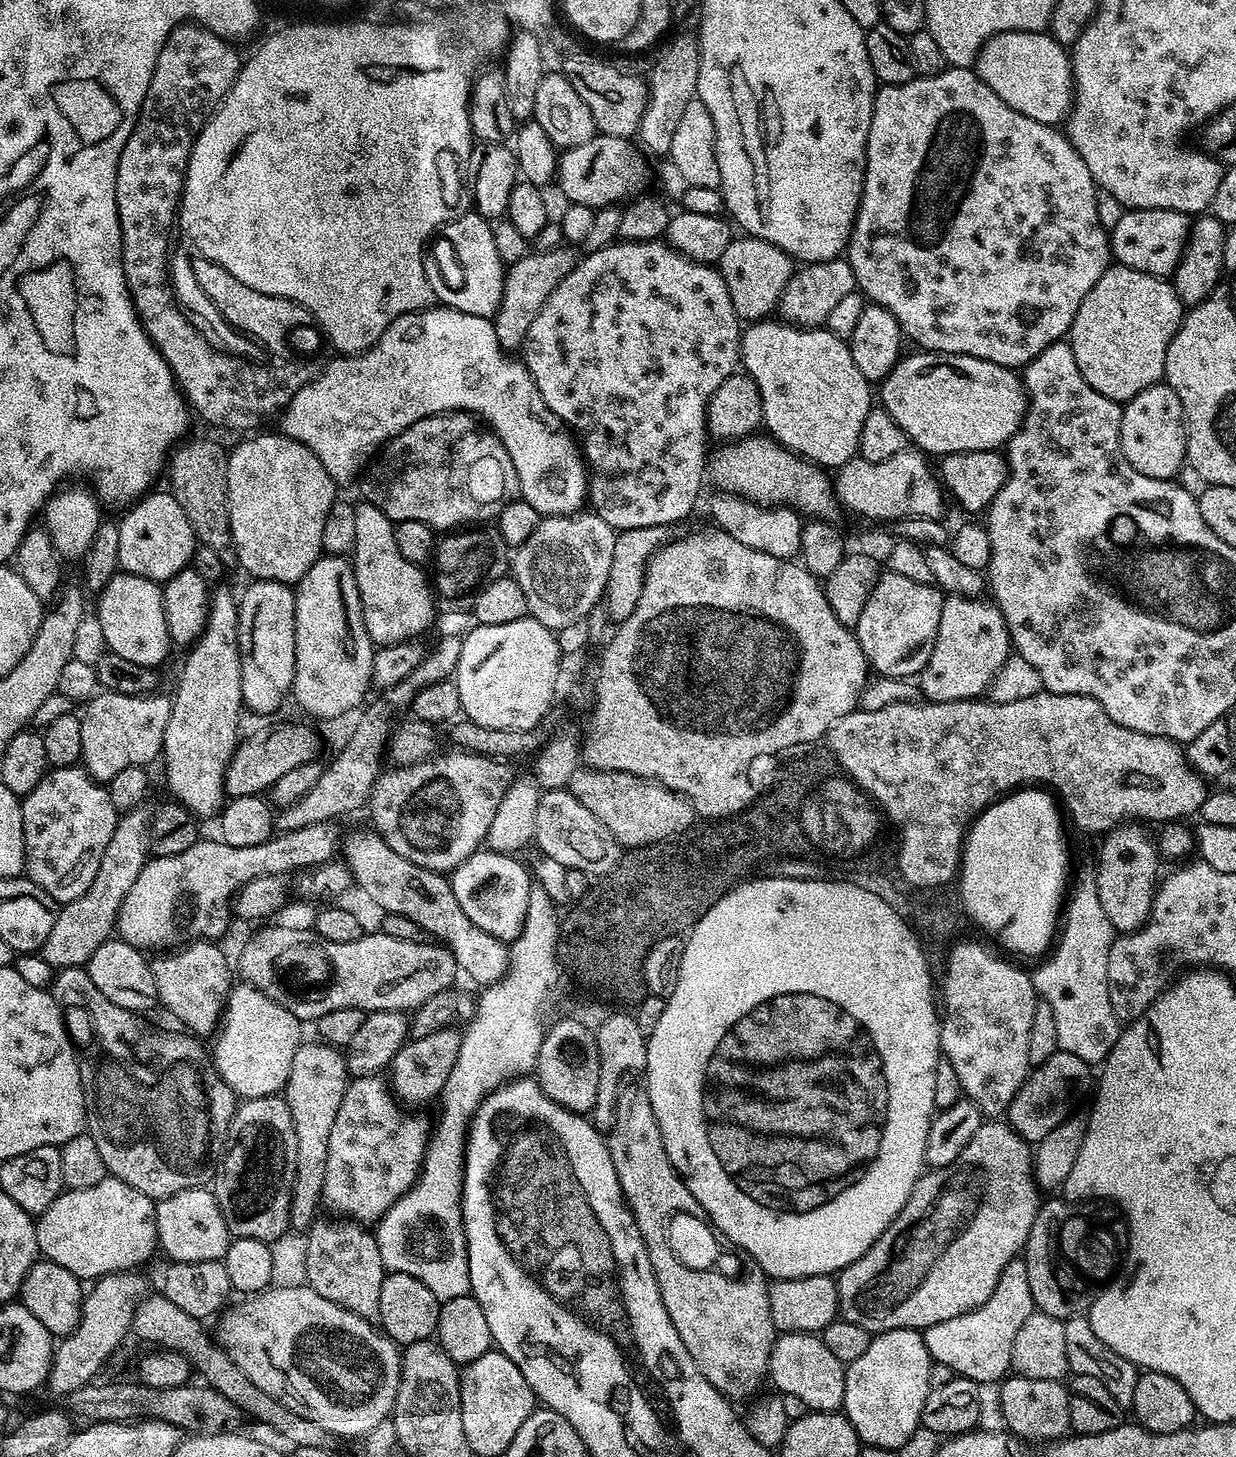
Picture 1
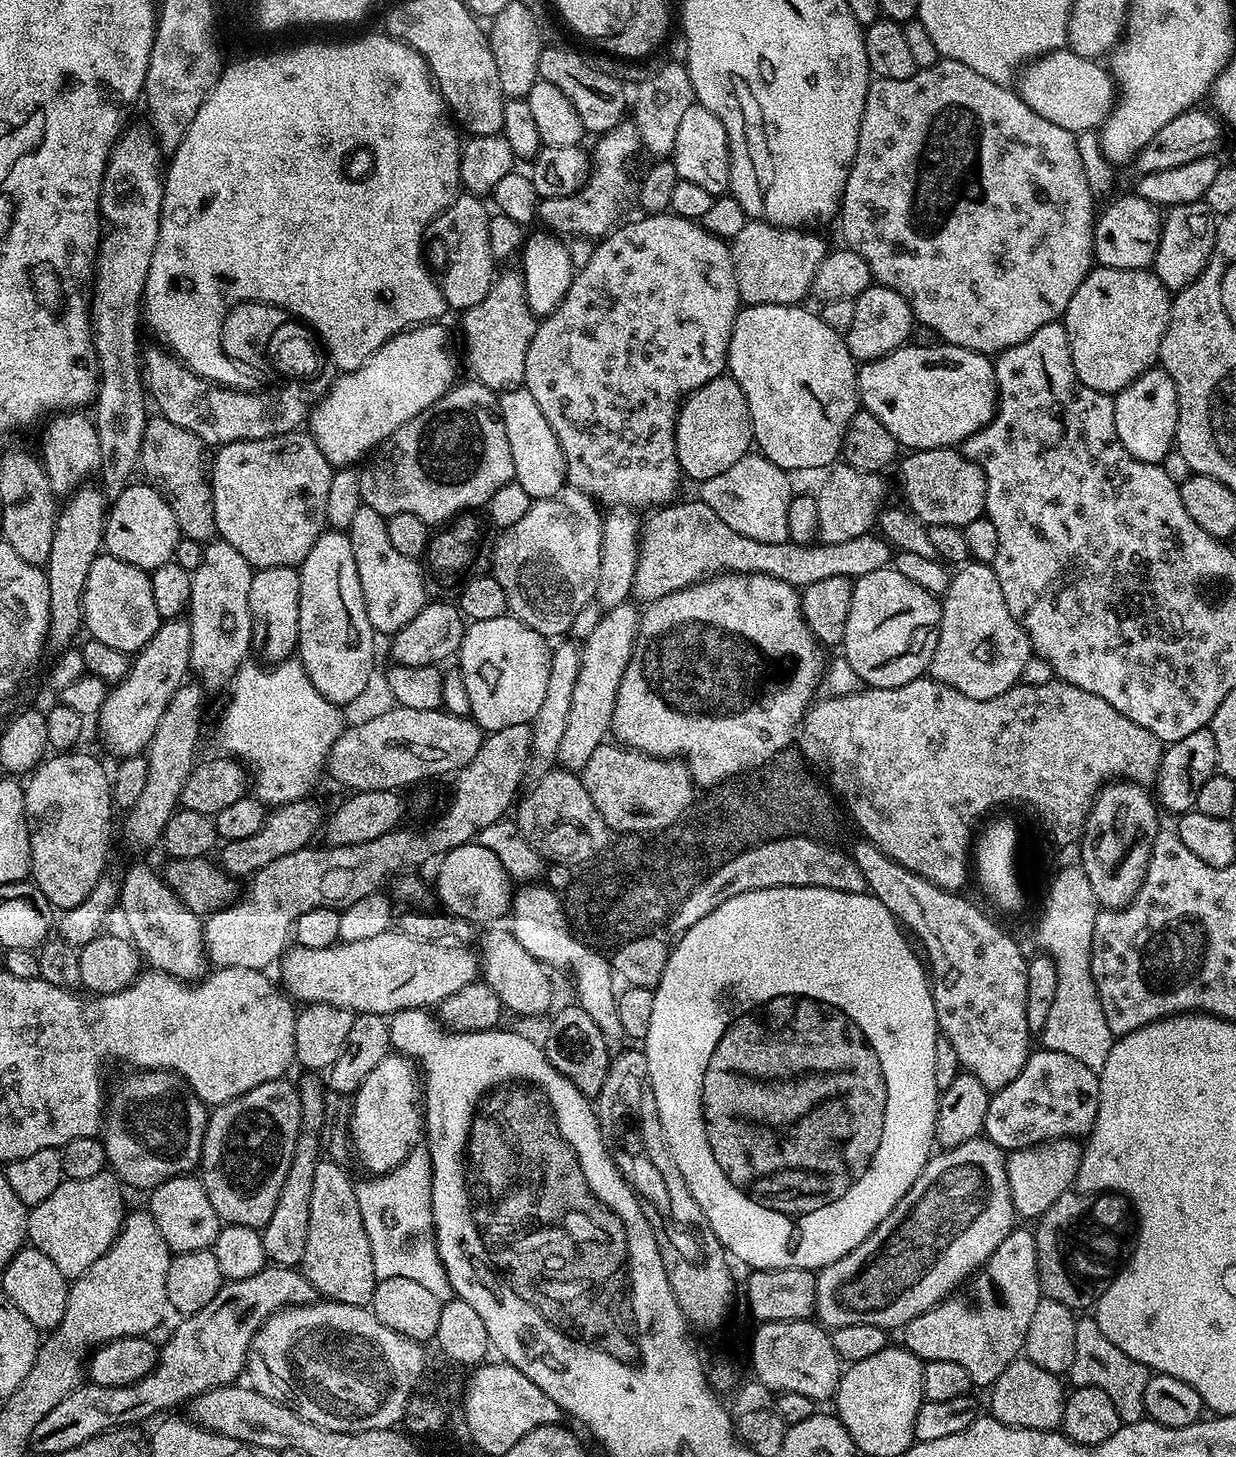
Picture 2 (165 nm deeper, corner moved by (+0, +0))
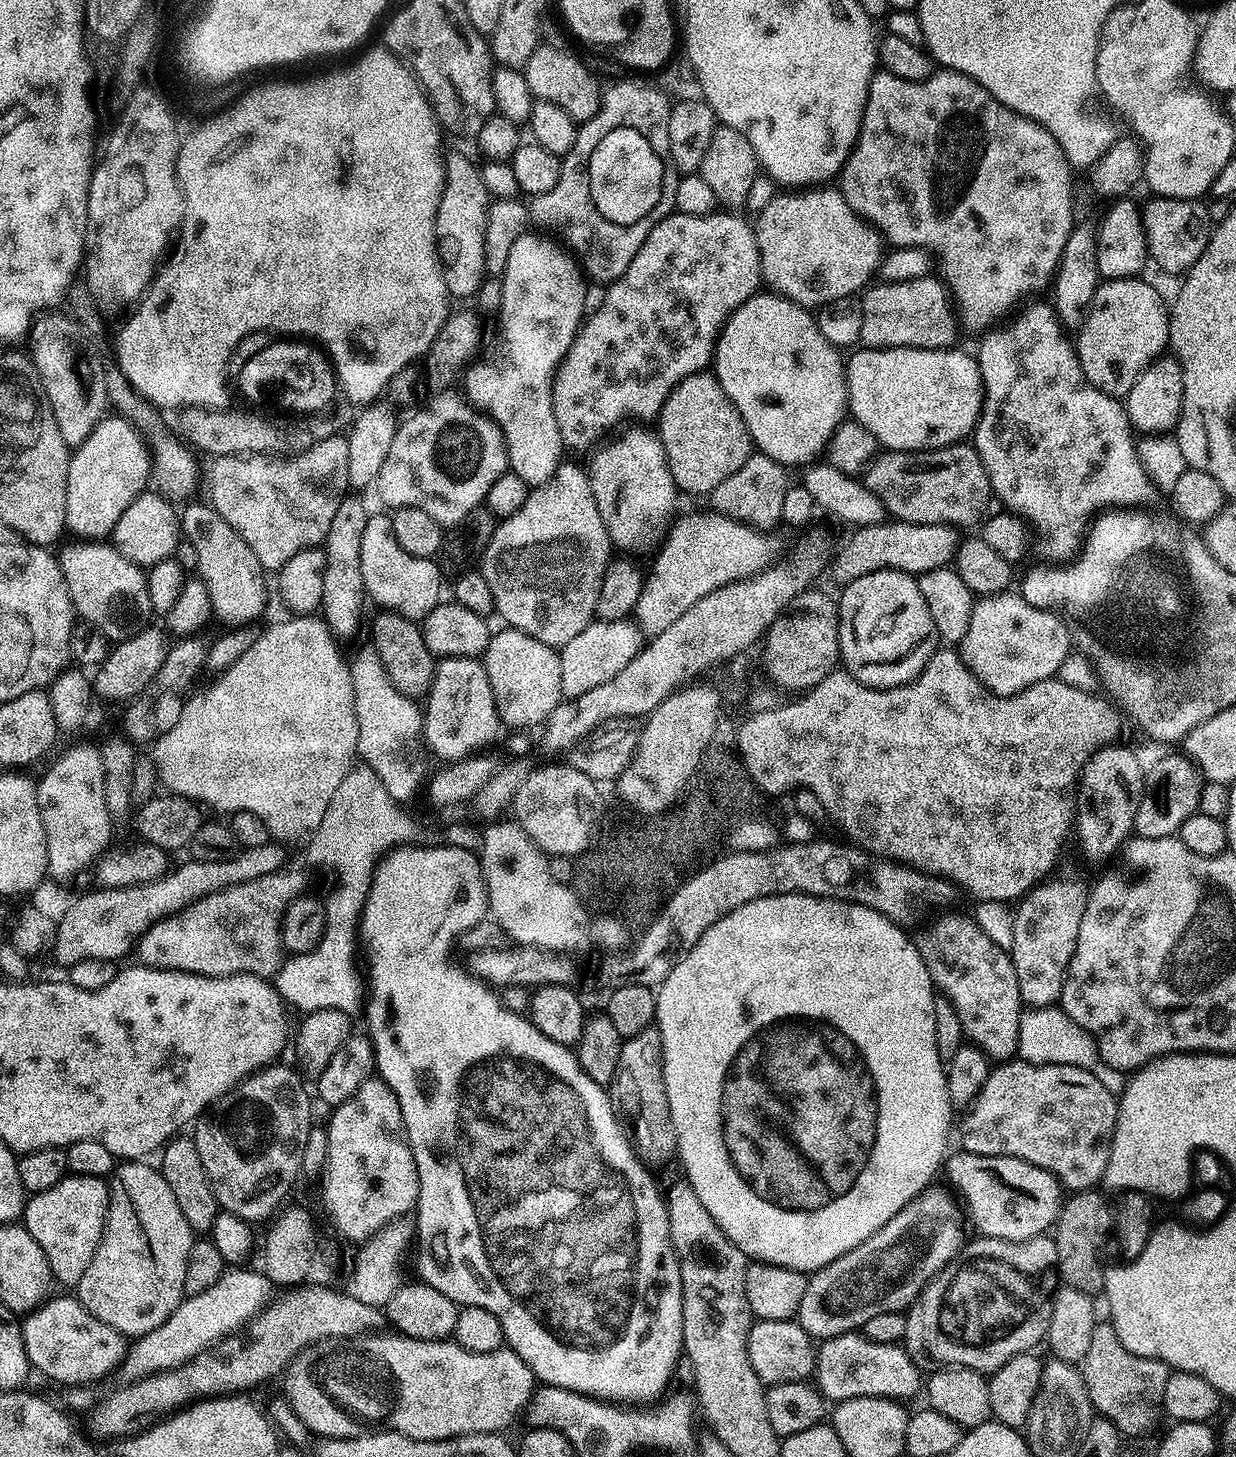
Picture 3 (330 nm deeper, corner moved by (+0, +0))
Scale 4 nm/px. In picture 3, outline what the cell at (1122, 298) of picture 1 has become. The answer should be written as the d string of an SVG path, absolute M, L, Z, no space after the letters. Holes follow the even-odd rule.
M1125 278L1123 280L1104 280L1096 289L1088 315L1080 325L1077 338L1074 338L1076 357L1082 366L1082 374L1098 390L1107 396L1123 398L1128 395L1130 386L1138 382L1142 370L1150 366L1169 347L1168 314L1170 308L1160 297L1160 292L1152 284L1147 284L1144 278Z

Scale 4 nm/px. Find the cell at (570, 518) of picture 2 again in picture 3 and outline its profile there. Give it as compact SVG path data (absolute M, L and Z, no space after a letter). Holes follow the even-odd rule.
M562 462L557 466L556 472L549 480L544 484L535 485L529 491L526 502L522 505L522 510L518 510L518 514L505 516L497 523L494 538L490 538L490 546L486 546L484 556L478 565L478 571L486 578L486 583L490 585L490 594L494 594L495 615L497 617L501 616L507 627L516 628L519 632L525 632L534 638L538 638L538 642L546 642L551 648L559 649L582 633L582 630L586 630L588 624L594 620L598 594L602 590L602 578L606 574L613 556L614 545L608 536L606 526L602 522L602 514L598 514L598 502L594 502L594 490L590 490L587 471L581 465L579 468L576 464Z

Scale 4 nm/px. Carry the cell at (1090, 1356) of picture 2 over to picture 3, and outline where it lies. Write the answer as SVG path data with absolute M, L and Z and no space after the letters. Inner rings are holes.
M1111 1322L1097 1323L1082 1362L1082 1371L1093 1409L1103 1419L1109 1420L1121 1437L1144 1436L1159 1426L1160 1419L1165 1419L1164 1395L1170 1375L1168 1365L1126 1350Z

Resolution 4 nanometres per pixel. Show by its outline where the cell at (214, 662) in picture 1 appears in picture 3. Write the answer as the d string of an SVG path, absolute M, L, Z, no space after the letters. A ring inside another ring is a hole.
M211 503L183 505L178 519L183 539L194 542L194 551L198 553L196 572L210 590L212 611L217 617L222 616L231 625L251 624L259 621L264 612L264 603L268 600L268 588L264 585L266 569L258 562L254 550L242 542L238 530L218 514Z

